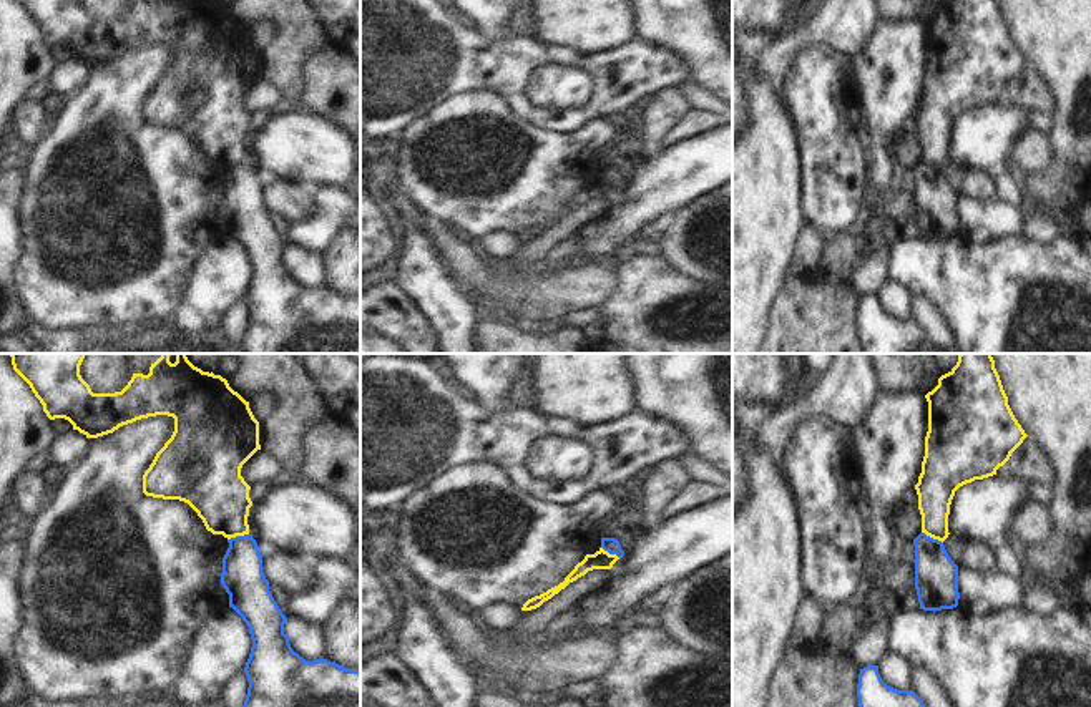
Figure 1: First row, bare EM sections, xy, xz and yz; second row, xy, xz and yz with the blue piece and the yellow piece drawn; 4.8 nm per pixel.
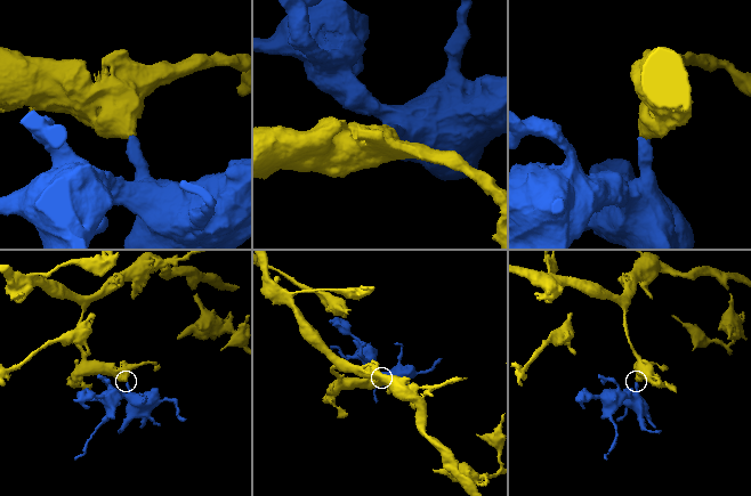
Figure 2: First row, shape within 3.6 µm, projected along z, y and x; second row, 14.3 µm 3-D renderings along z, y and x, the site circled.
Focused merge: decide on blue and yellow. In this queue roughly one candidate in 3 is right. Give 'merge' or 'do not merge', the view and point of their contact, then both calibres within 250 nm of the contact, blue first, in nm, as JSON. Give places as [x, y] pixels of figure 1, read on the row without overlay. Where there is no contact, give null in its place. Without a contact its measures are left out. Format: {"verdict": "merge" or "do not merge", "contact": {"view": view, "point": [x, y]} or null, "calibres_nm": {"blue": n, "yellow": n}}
{"verdict": "do not merge", "contact": {"view": "xy", "point": [238, 165]}, "calibres_nm": {"blue": 200, "yellow": 280}}

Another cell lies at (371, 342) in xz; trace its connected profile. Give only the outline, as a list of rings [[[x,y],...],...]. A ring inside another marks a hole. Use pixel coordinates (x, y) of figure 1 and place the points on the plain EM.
[[[360,324],[360,354],[405,354],[400,345]]]

